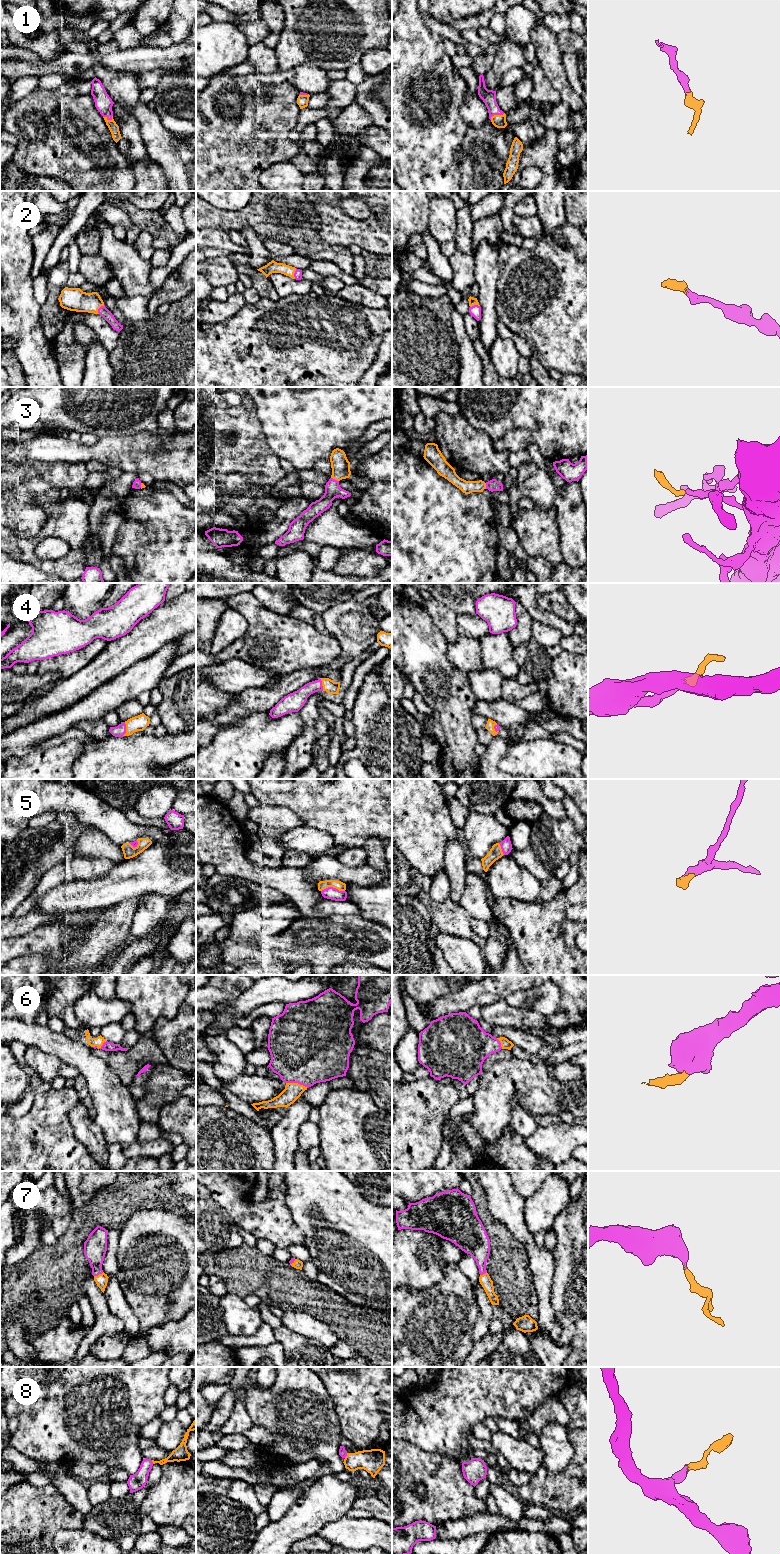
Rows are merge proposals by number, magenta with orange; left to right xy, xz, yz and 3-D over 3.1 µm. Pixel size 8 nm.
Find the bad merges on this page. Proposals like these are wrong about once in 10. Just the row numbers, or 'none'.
none

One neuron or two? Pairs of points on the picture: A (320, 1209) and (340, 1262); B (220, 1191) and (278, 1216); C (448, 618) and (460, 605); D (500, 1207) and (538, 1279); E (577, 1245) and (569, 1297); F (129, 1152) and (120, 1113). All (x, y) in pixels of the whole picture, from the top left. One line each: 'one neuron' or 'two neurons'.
A: one neuron
B: one neuron
C: two neurons
D: one neuron
E: one neuron
F: two neurons

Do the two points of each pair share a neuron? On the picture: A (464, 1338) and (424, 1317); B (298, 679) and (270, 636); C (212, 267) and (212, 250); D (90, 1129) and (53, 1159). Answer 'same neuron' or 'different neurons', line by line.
A: same neuron
B: different neurons
C: different neurons
D: different neurons

